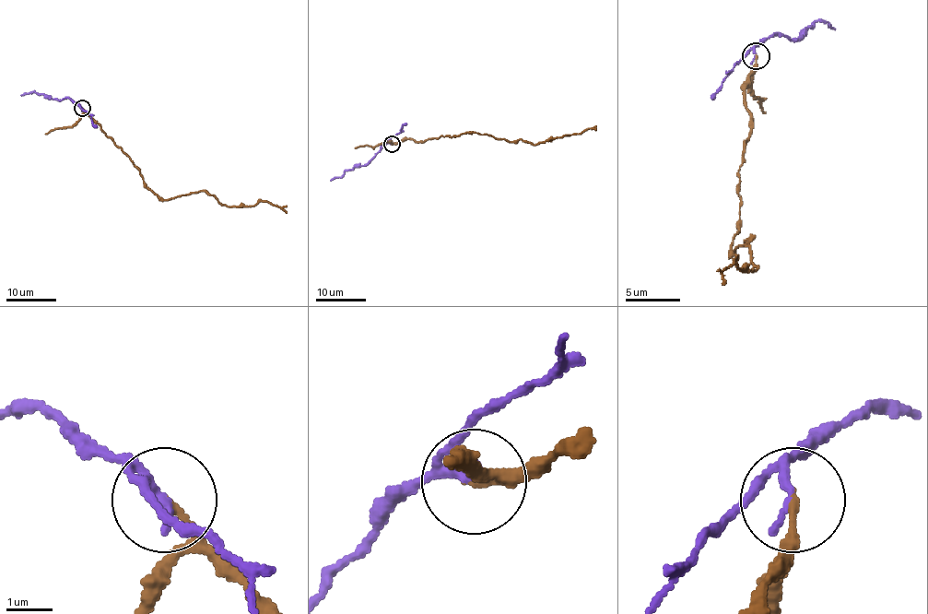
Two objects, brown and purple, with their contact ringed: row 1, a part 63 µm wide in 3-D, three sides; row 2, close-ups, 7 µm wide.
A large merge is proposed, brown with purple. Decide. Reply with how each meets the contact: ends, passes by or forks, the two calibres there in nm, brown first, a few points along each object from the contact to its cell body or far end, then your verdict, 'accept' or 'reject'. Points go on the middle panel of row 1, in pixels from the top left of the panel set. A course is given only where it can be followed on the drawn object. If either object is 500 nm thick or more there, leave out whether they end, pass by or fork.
brown ends | purple passes by | 150/140 nm | brown via (391, 144), (406, 138), (425, 141), (474, 132), (509, 141), (528, 141), (533, 145), (589, 128), (595, 130) | purple via (391, 144), (384, 145), (367, 163), (356, 165), (342, 176), (331, 180) | reject

